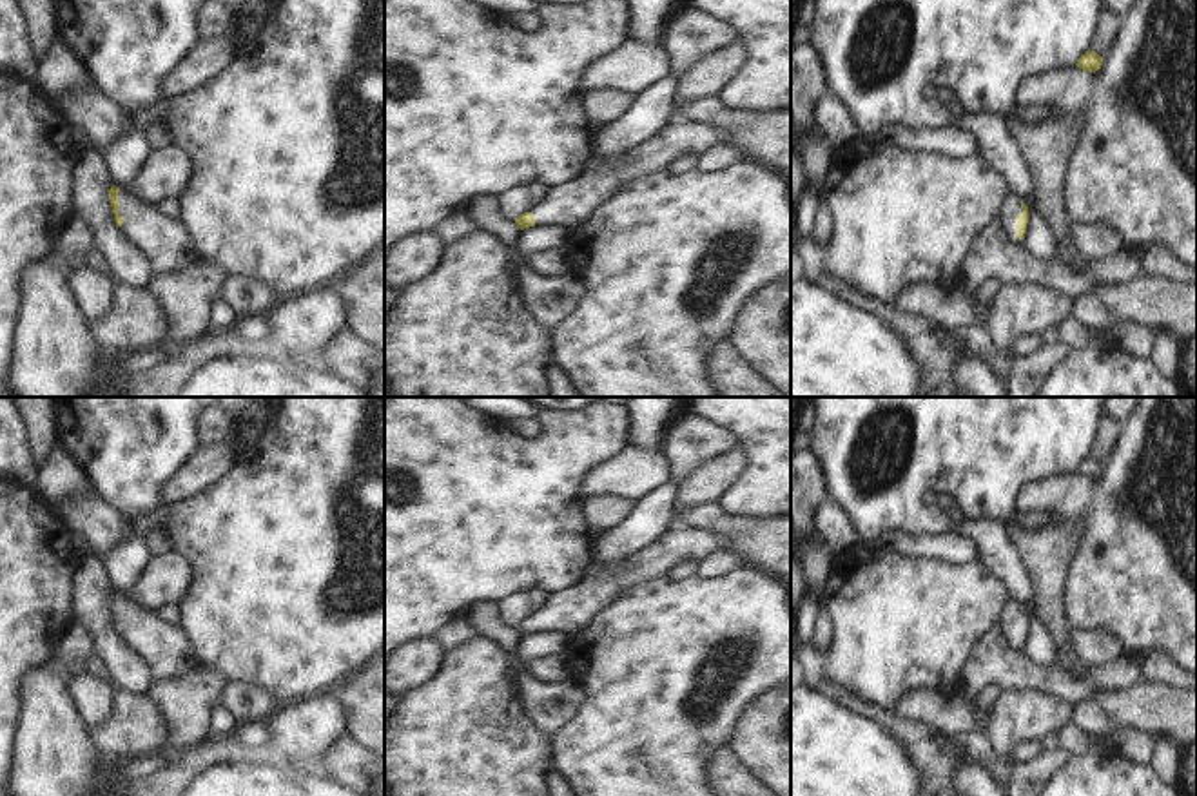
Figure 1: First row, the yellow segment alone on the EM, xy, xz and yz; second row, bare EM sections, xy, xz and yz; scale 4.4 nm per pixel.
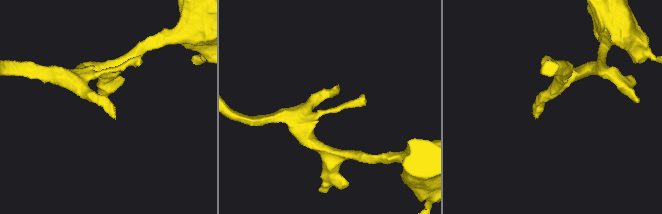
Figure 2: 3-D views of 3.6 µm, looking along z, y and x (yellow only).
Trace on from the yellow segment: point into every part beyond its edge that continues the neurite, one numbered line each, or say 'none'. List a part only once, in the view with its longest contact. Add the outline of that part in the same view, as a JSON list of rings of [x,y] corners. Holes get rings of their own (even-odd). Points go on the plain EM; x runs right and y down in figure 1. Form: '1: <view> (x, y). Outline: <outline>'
1: xy (165, 650). Outline: [[[125,597],[118,598],[118,609],[118,620],[125,624],[120,633],[123,642],[156,680],[181,676],[198,667],[194,647],[180,626],[161,622]]]

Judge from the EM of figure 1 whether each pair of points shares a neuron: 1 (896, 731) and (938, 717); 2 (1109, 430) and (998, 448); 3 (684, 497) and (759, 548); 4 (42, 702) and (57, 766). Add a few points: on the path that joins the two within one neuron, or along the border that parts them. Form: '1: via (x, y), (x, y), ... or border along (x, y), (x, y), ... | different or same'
1: border along (891, 709), (902, 717), (925, 722), (942, 733) | different
2: border along (1101, 416), (1089, 456) | different
3: border along (715, 501), (686, 506), (675, 521) | different
4: via (48, 718), (53, 749) | same

